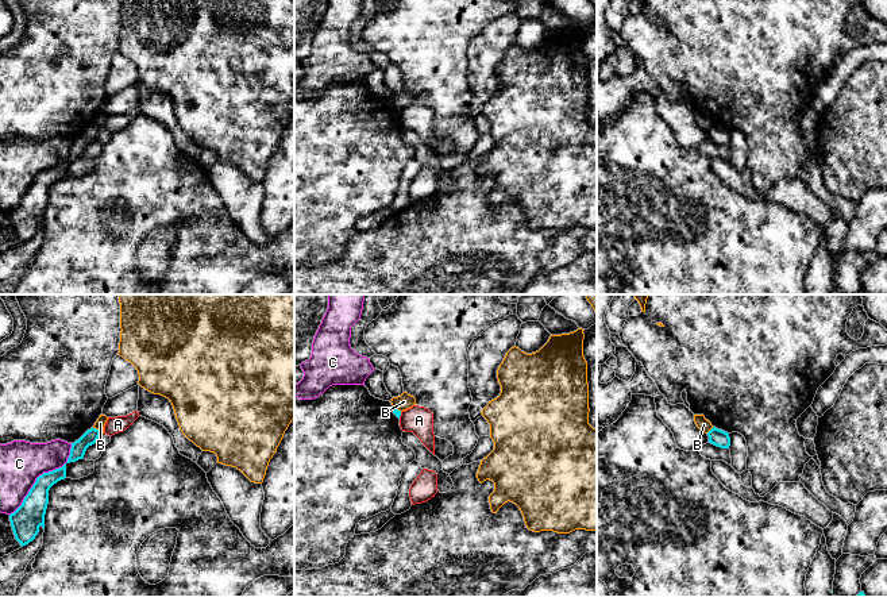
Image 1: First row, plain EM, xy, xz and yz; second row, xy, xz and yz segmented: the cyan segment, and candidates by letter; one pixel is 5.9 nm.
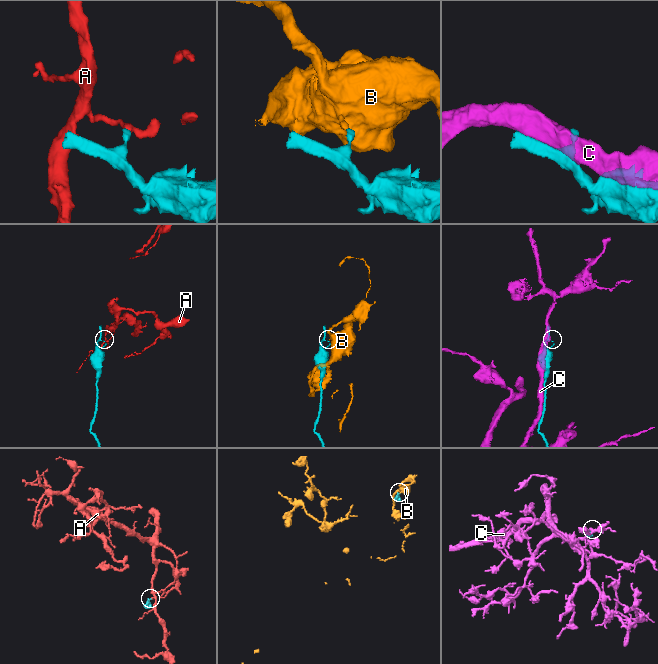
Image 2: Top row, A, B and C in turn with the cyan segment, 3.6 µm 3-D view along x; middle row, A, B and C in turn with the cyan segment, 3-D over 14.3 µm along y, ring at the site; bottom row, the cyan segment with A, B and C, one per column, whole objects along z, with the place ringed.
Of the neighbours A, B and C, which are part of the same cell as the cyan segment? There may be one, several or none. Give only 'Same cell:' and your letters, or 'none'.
Same cell: none

